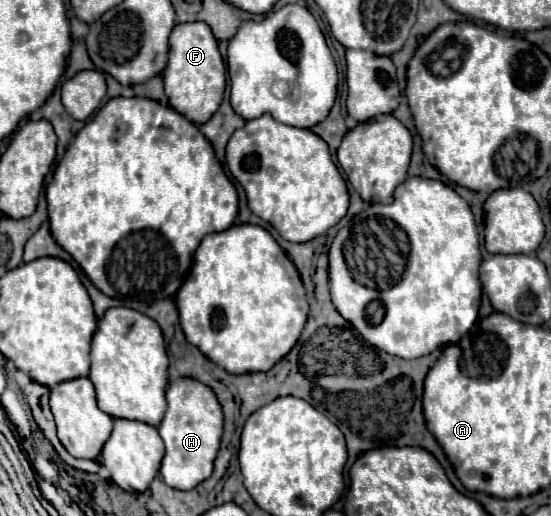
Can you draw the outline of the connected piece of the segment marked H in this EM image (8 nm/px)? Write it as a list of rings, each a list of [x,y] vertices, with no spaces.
[[[189,376],[173,380],[167,386],[167,412],[157,430],[167,448],[159,468],[167,486],[175,490],[191,490],[211,476],[213,460],[223,436],[223,408],[209,386]]]

